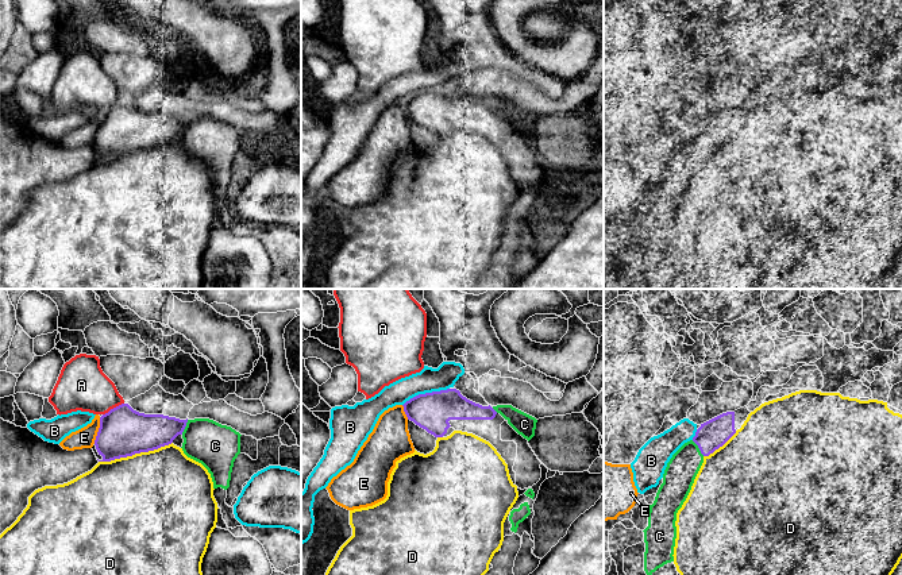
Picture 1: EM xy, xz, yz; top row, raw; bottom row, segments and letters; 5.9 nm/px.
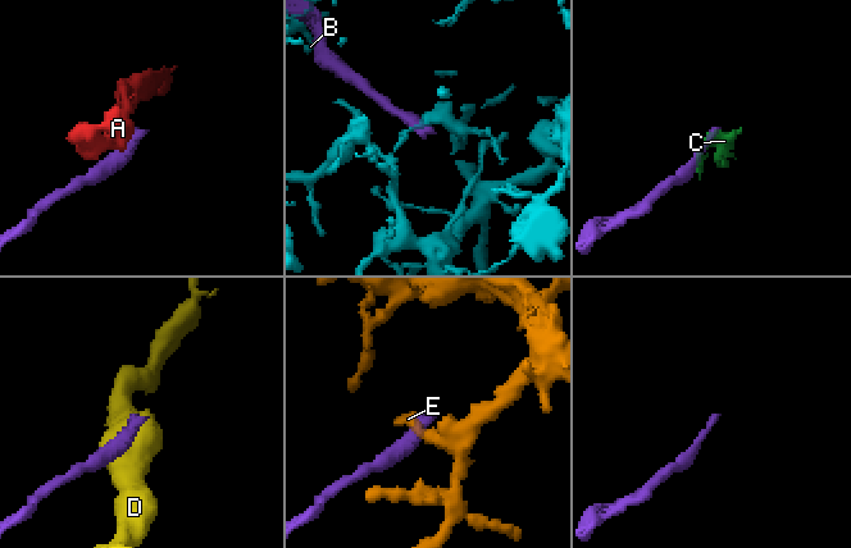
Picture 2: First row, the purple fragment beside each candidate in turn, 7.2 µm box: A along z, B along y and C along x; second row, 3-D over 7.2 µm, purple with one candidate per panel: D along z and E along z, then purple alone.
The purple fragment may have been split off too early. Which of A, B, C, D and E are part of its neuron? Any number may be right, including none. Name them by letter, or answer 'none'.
none

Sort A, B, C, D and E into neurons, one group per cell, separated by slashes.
A / B / C / D / E

